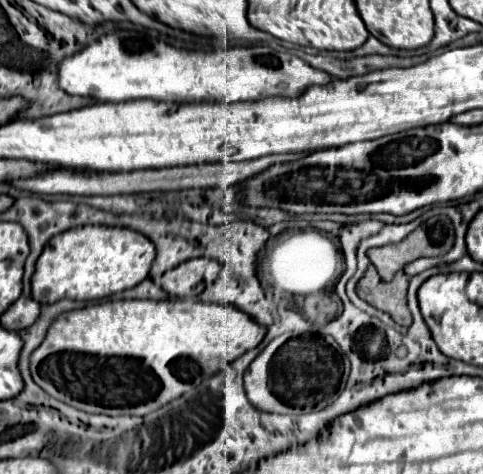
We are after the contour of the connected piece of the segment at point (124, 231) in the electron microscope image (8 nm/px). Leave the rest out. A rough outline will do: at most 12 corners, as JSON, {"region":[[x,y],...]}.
{"region":[[84,226],[36,262],[40,304],[100,300],[148,278],[140,232]]}

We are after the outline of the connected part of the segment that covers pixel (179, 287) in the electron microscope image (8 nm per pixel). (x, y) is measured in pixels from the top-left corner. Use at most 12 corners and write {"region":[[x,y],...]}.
{"region":[[192,258],[158,280],[178,298],[194,298],[222,272],[218,260]]}

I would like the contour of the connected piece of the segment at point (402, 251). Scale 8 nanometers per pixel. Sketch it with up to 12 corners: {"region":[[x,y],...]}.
{"region":[[432,216],[402,242],[368,250],[388,282],[406,264],[454,246],[448,216]]}

